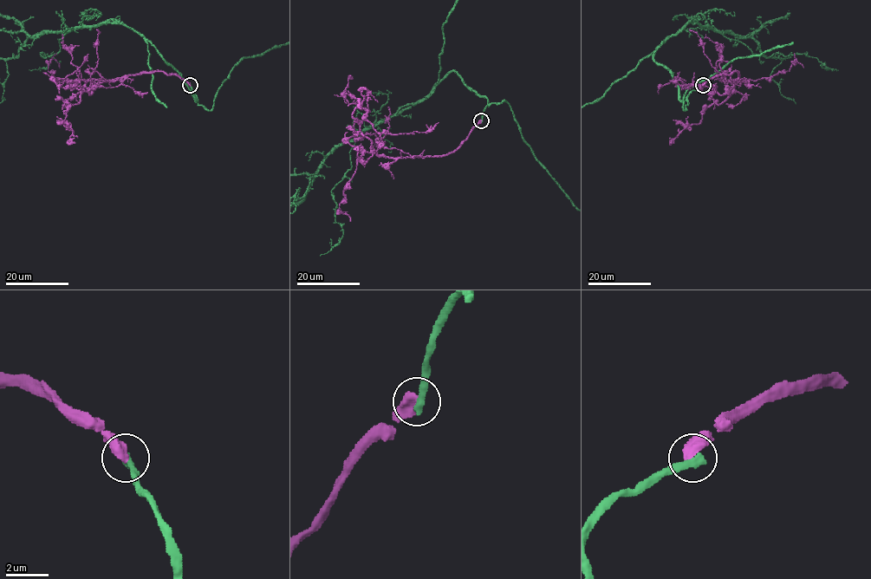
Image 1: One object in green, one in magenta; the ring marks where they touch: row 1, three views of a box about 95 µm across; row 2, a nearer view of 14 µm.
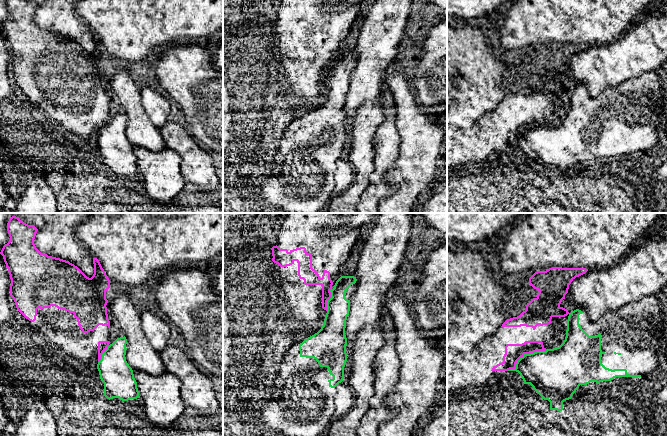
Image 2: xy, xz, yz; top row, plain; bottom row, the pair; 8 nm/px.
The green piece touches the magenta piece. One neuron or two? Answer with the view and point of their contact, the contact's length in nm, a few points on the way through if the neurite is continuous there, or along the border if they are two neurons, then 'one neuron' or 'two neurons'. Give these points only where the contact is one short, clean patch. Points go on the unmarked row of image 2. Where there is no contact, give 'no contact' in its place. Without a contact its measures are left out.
meets green in yz at (525, 130); contact 360 nm long; two neurons

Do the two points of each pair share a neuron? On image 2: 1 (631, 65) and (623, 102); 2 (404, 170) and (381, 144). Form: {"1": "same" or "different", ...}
{"1": "different", "2": "different"}

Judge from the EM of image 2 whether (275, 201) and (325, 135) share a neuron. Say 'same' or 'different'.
same

